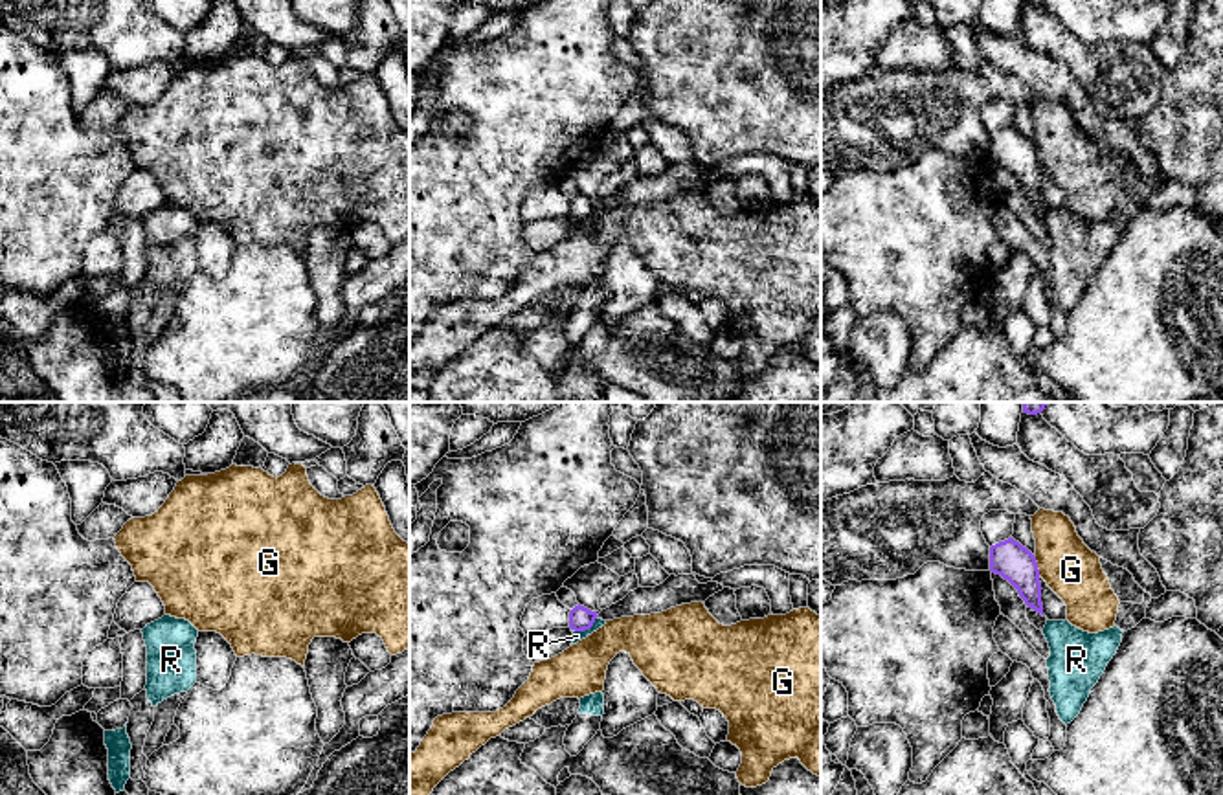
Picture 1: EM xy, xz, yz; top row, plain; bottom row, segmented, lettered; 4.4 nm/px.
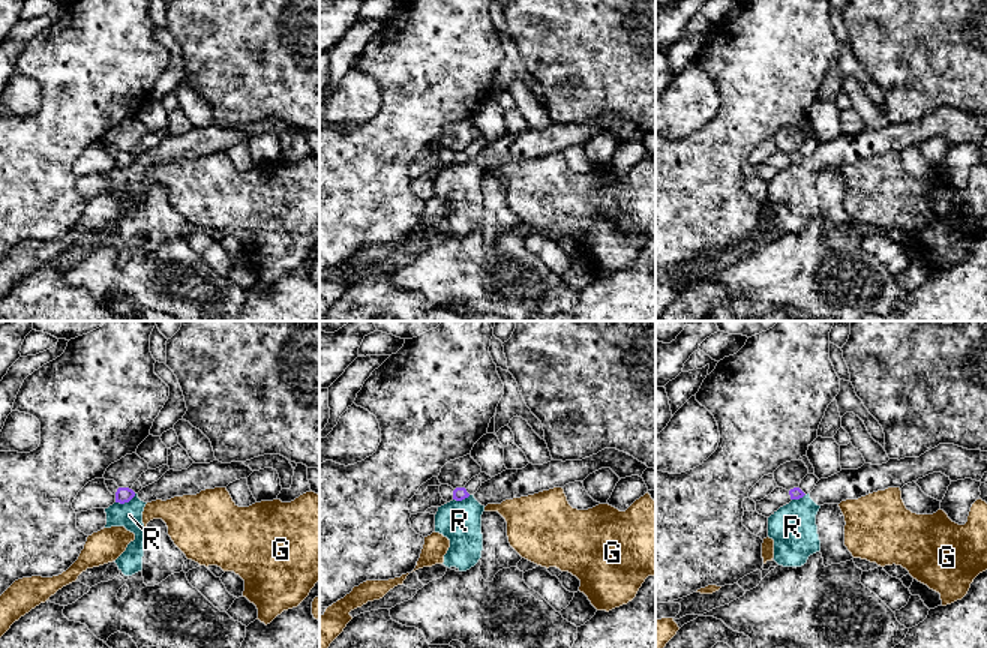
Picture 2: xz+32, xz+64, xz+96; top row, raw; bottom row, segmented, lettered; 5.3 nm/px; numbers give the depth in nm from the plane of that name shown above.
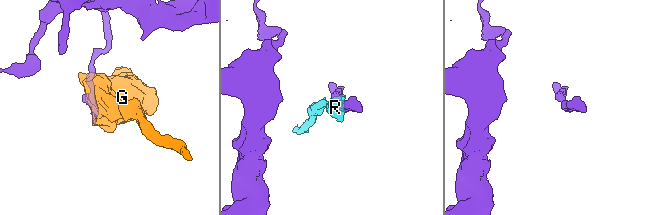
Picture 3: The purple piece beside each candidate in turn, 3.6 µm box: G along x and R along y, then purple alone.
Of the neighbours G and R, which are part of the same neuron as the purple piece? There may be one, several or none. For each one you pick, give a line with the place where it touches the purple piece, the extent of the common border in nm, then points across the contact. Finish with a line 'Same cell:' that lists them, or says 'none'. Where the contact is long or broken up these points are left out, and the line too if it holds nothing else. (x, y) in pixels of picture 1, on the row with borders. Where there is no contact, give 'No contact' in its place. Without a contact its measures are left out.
Same cell: none

